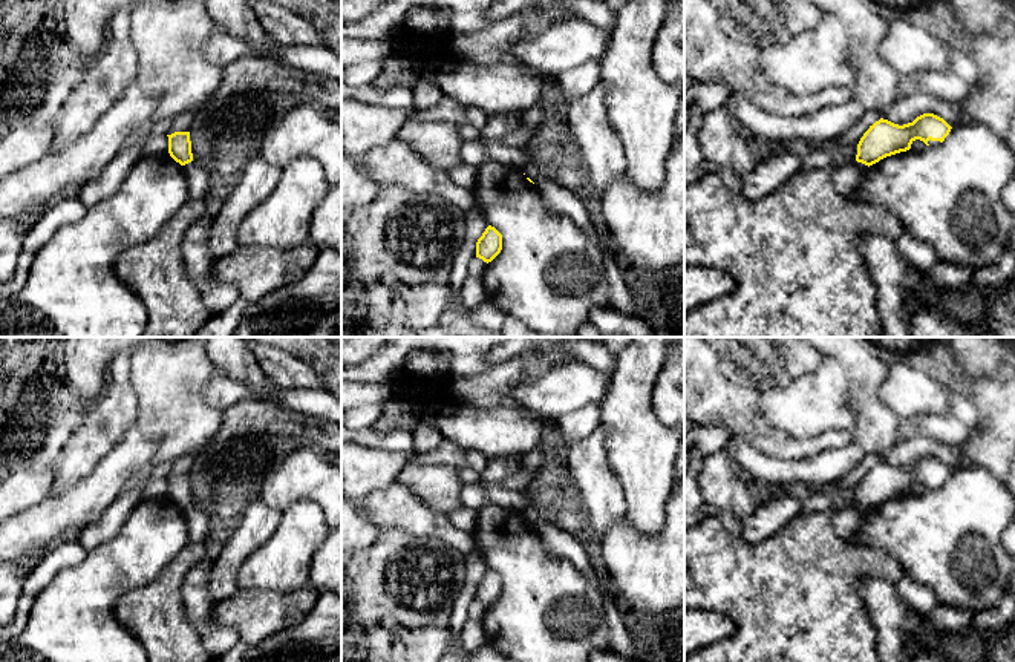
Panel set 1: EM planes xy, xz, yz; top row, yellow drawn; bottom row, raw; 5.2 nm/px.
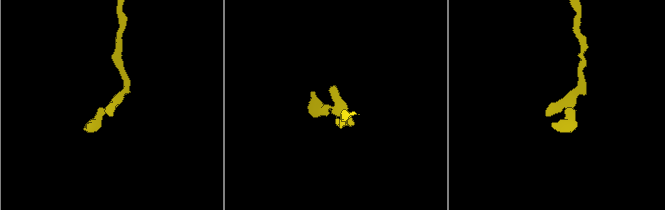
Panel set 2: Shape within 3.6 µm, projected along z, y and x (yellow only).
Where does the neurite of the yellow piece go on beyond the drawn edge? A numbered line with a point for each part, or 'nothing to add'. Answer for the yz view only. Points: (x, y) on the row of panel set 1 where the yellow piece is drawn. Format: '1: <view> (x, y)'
nothing to add

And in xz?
nothing to add

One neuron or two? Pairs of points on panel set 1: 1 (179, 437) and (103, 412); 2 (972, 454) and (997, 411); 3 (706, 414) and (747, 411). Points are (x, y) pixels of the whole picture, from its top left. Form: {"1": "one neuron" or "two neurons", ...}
{"1": "two neurons", "2": "one neuron", "3": "one neuron"}

